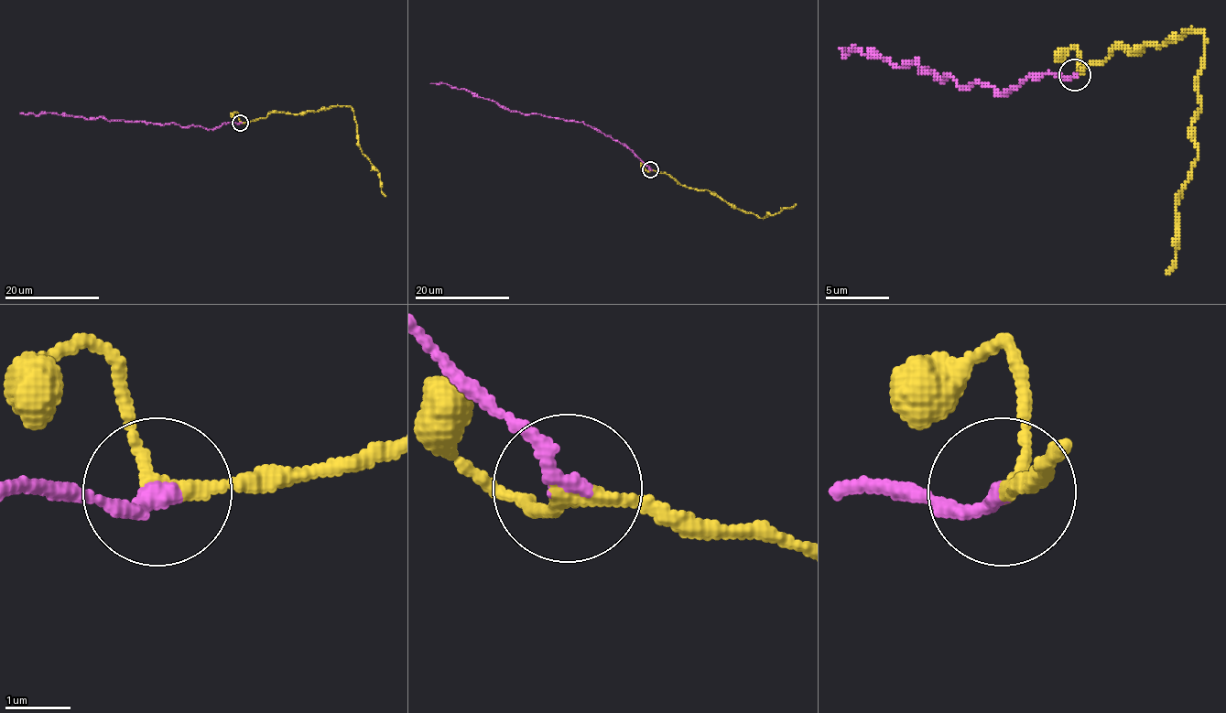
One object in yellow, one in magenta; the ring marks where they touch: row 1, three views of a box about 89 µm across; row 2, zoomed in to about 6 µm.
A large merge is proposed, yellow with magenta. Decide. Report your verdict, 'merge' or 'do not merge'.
merge

